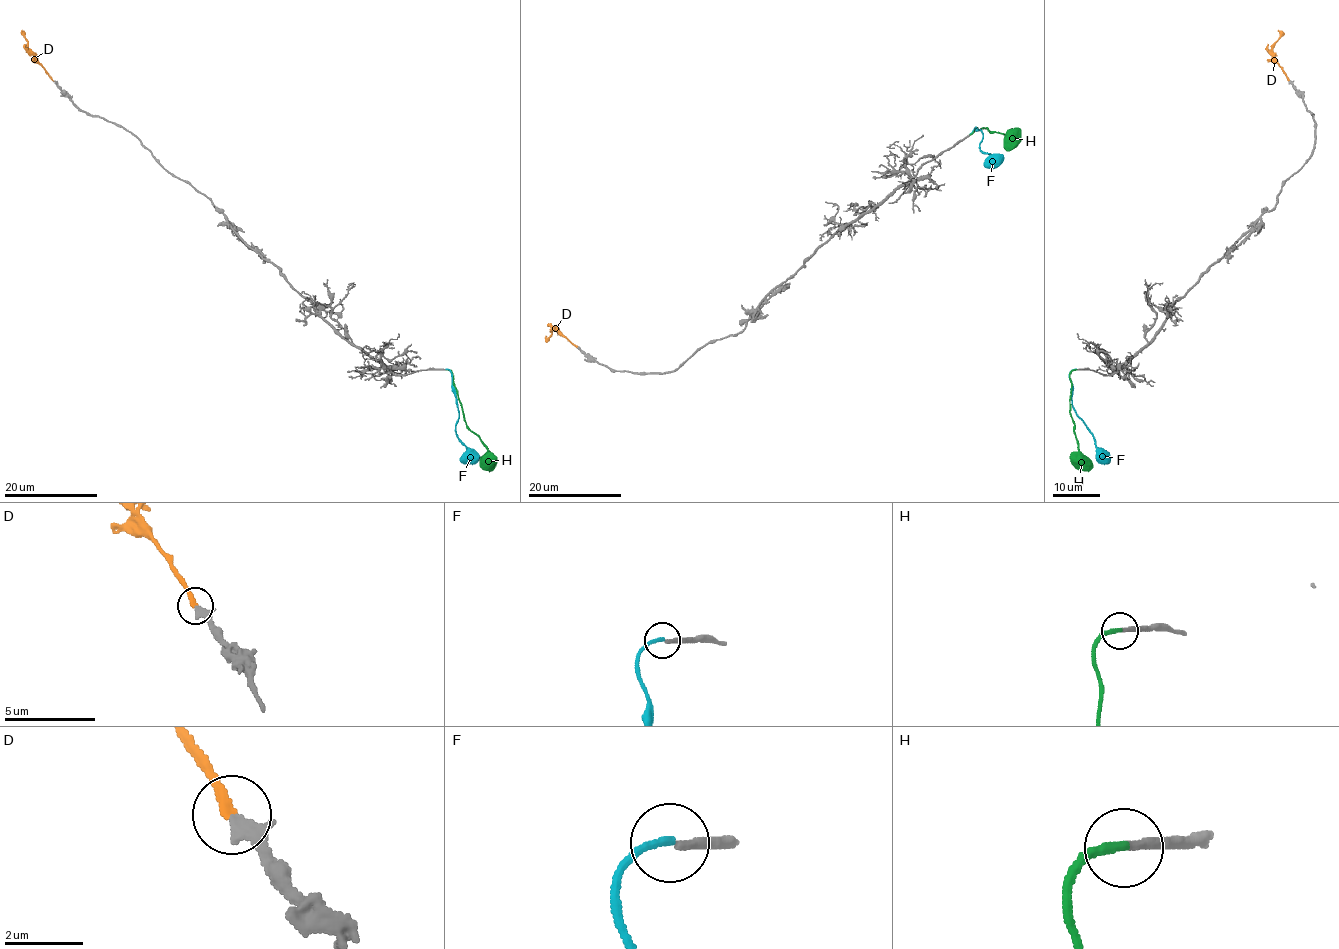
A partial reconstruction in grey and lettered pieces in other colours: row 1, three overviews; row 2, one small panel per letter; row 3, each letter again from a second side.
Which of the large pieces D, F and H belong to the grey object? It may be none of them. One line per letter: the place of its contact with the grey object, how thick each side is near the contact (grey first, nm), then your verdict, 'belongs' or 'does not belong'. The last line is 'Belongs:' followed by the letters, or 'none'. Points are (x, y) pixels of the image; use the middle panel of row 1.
D: meets grey at (576, 346); 240 nm thick on the grey side, 240 nm on the other; belongs
F: meets grey at (970, 134); 200 nm thick on the grey side, 180 nm on the other; does not belong
H: meets grey at (970, 134); 200 nm thick on the grey side, 220 nm on the other; belongs
Belongs: D, H

